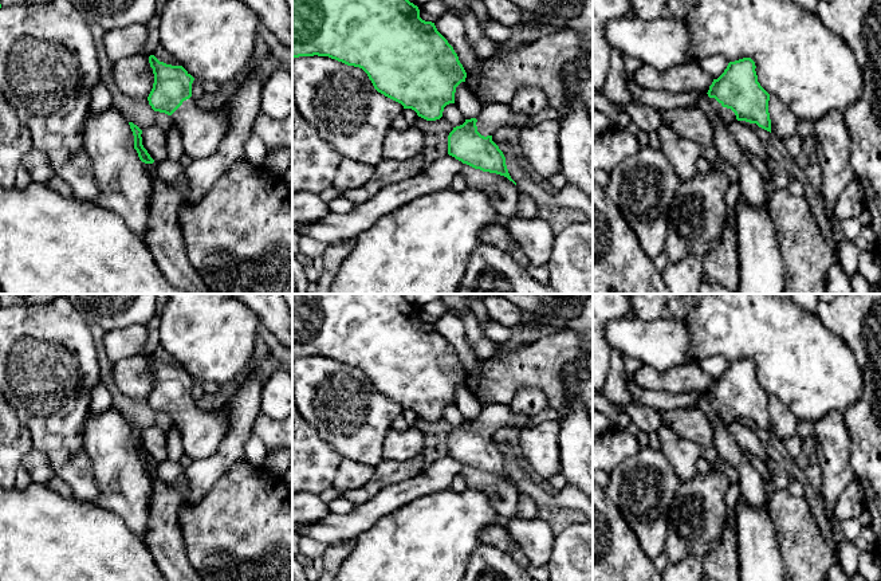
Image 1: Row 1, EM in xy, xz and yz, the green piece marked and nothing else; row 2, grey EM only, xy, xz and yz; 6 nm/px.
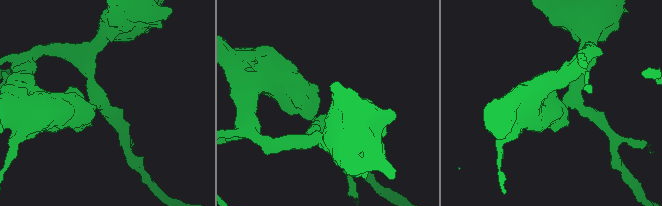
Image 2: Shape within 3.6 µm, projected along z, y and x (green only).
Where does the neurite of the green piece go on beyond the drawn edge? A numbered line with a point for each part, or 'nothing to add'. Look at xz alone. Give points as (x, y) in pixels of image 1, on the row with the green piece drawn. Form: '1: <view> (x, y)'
1: xz (492, 117)

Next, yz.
1: yz (727, 116)

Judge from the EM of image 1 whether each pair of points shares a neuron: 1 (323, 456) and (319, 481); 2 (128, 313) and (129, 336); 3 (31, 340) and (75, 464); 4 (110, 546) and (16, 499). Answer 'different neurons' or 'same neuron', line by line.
1: same neuron
2: different neurons
3: same neuron
4: same neuron

